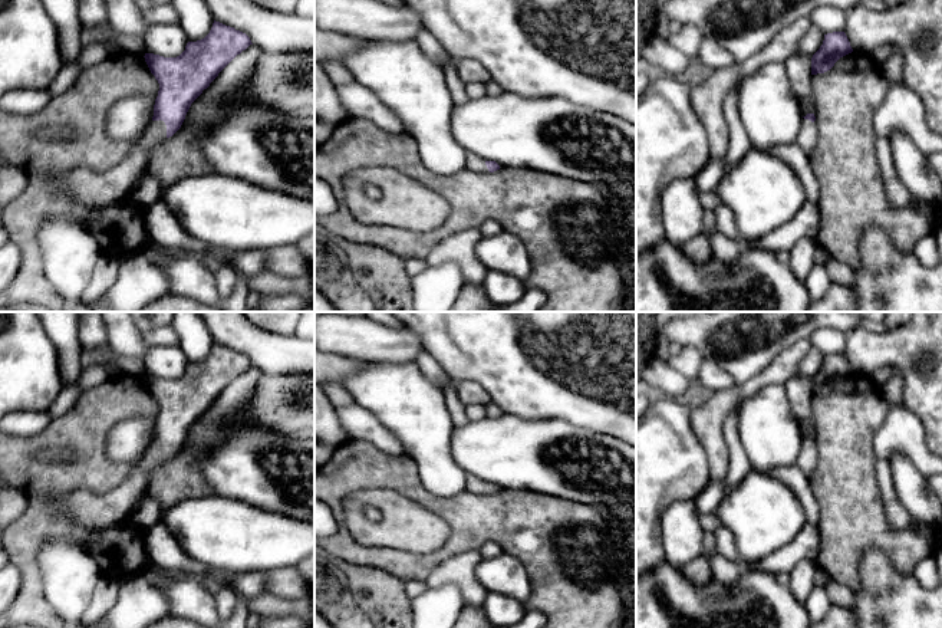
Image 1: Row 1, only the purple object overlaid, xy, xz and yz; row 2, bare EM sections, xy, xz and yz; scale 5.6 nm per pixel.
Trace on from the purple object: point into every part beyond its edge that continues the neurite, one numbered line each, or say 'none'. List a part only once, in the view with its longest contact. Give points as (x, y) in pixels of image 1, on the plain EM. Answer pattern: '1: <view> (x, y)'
1: xy (98, 509)

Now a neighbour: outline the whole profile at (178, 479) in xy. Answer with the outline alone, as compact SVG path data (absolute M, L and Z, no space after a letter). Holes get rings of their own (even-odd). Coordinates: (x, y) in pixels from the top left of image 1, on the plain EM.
M198 418L191 425L181 450L149 473L145 493L159 504L159 523L164 512L174 504L214 494L194 461L194 456L205 451L220 434L220 424Z

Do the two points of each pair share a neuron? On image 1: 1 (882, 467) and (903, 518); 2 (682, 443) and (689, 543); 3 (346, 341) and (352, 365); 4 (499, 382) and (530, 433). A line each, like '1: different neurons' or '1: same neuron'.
1: same neuron
2: different neurons
3: different neurons
4: different neurons

